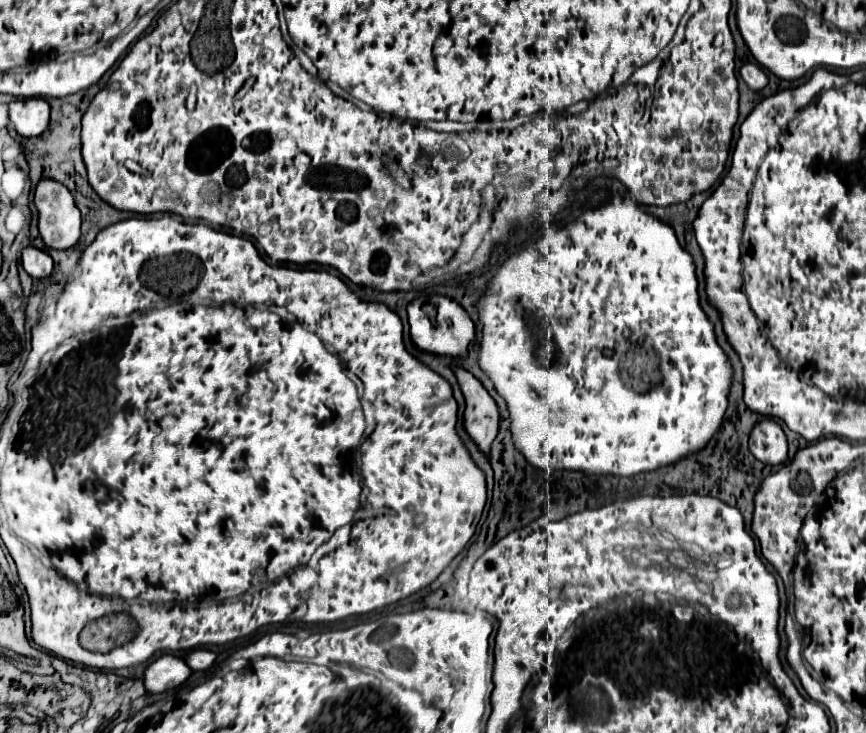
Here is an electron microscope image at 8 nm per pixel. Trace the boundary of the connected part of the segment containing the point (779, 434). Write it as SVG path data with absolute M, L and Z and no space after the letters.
M764 419L752 427L748 449L758 461L766 465L782 465L788 461L786 435L774 419Z

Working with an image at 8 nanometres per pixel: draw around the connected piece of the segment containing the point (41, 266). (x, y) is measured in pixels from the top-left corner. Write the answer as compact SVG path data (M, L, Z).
M24 247L20 261L22 261L24 271L34 279L42 279L42 277L48 277L52 273L52 257L42 249Z

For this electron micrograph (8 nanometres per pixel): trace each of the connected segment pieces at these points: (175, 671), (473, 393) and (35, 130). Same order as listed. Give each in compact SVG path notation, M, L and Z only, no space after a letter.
M160 655L144 669L144 687L148 693L162 693L176 689L190 677L186 663L174 655Z
M452 367L452 371L466 397L464 427L482 451L490 451L490 445L498 433L500 419L496 403L472 373L462 367Z
M16 99L10 103L12 123L18 135L36 137L48 127L50 105L44 99Z

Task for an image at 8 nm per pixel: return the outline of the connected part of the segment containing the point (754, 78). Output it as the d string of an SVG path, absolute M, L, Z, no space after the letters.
M744 63L740 67L740 77L744 79L744 83L752 91L760 91L760 89L764 89L768 85L768 77L764 75L764 71L756 63Z

